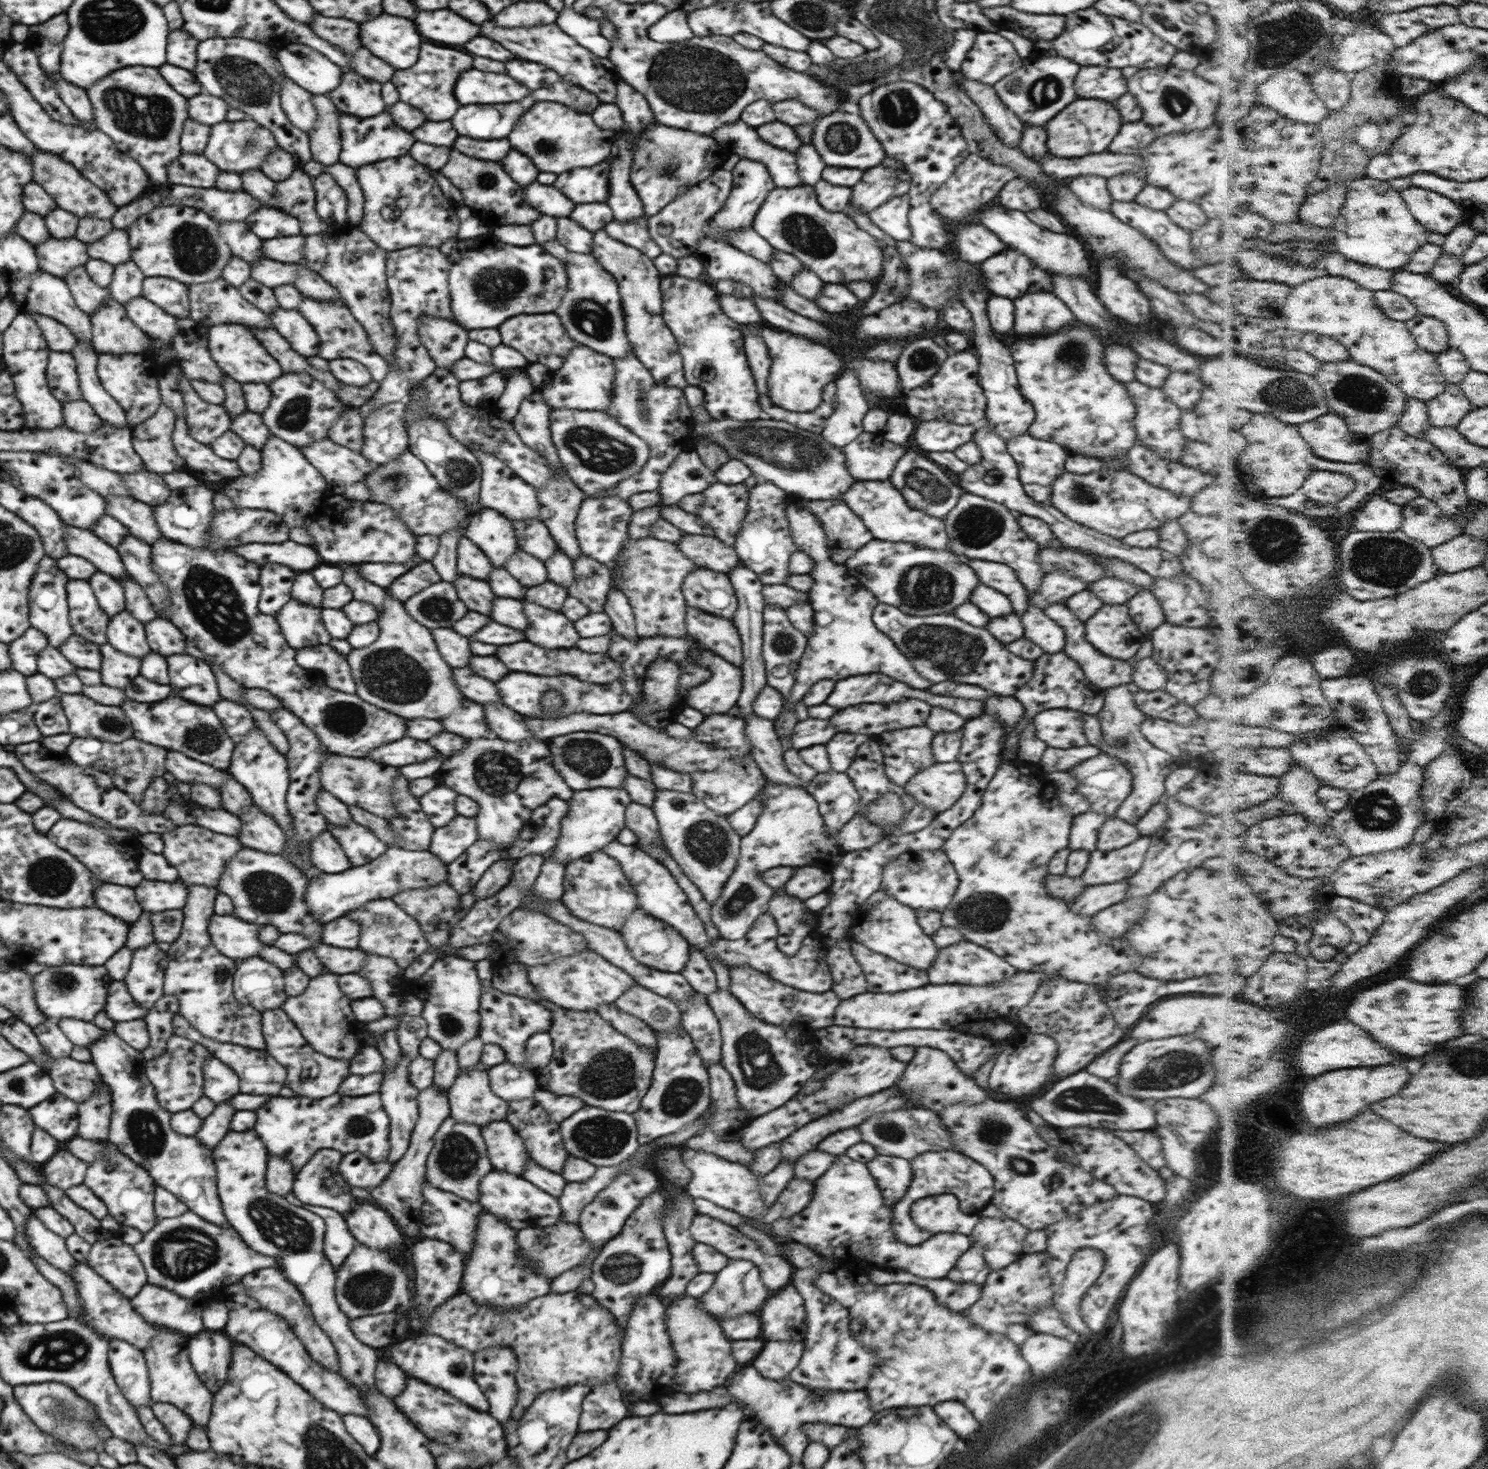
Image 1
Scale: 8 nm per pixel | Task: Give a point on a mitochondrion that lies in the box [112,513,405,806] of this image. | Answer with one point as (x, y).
(215, 604)

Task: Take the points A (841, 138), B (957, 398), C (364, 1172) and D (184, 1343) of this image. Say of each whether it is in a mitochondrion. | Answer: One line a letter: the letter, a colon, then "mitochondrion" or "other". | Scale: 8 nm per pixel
A: mitochondrion
B: mitochondrion
C: other
D: other

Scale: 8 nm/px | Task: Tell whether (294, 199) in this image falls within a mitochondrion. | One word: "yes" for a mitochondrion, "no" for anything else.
no

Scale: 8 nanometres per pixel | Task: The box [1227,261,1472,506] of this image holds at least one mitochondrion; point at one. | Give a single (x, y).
(1361, 393)

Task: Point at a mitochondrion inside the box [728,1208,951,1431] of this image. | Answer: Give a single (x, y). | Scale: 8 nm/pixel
(789, 1349)

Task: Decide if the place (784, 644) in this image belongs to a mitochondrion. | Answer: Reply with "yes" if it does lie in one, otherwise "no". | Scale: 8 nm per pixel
yes

